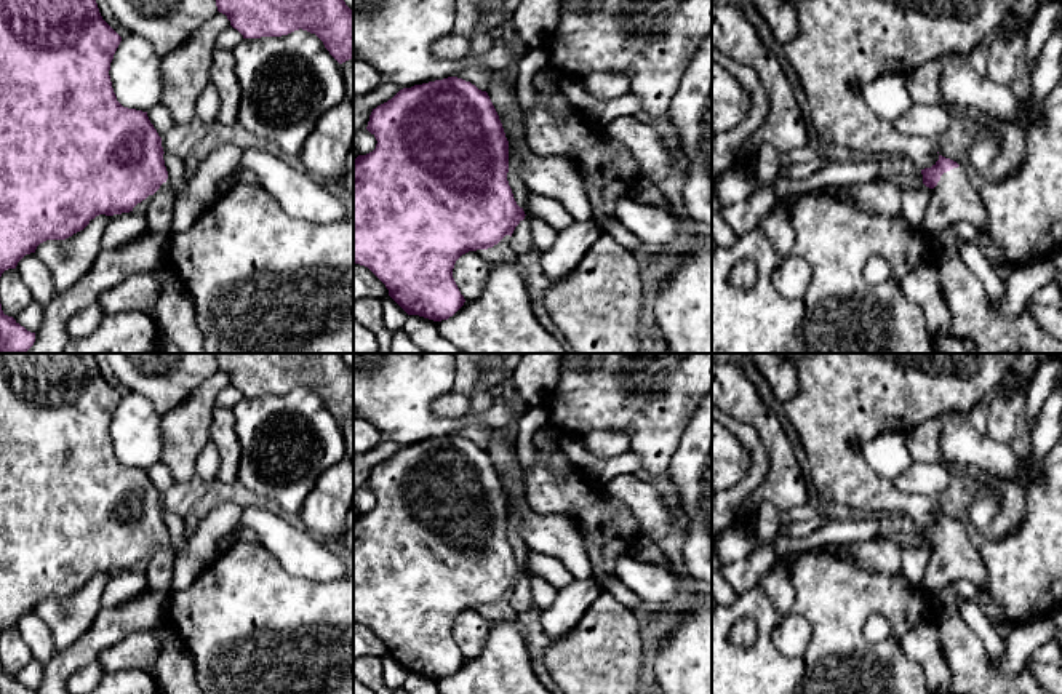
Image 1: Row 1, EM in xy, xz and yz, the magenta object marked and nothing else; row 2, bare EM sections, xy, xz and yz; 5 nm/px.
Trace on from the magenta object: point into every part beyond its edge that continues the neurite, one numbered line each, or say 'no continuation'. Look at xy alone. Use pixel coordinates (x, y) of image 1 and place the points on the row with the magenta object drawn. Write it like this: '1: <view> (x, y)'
1: xy (159, 216)

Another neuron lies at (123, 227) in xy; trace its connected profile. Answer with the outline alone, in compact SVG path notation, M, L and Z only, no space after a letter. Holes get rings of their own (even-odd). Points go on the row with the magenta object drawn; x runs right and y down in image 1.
M122 213L110 216L110 221L102 235L102 249L112 251L118 246L130 243L131 240L139 238L149 230L146 214L142 213Z

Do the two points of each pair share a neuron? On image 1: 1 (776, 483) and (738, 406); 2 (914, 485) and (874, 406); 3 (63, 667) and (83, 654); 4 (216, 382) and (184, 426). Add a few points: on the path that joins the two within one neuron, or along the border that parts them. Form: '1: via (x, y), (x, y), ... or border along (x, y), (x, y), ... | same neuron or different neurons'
1: via (778, 462), (778, 445), (758, 421) | same neuron
2: border along (891, 482), (902, 493), (928, 496) | different neurons
3: via (67, 662), (79, 656) | same neuron
4: via (205, 394), (194, 414) | same neuron

